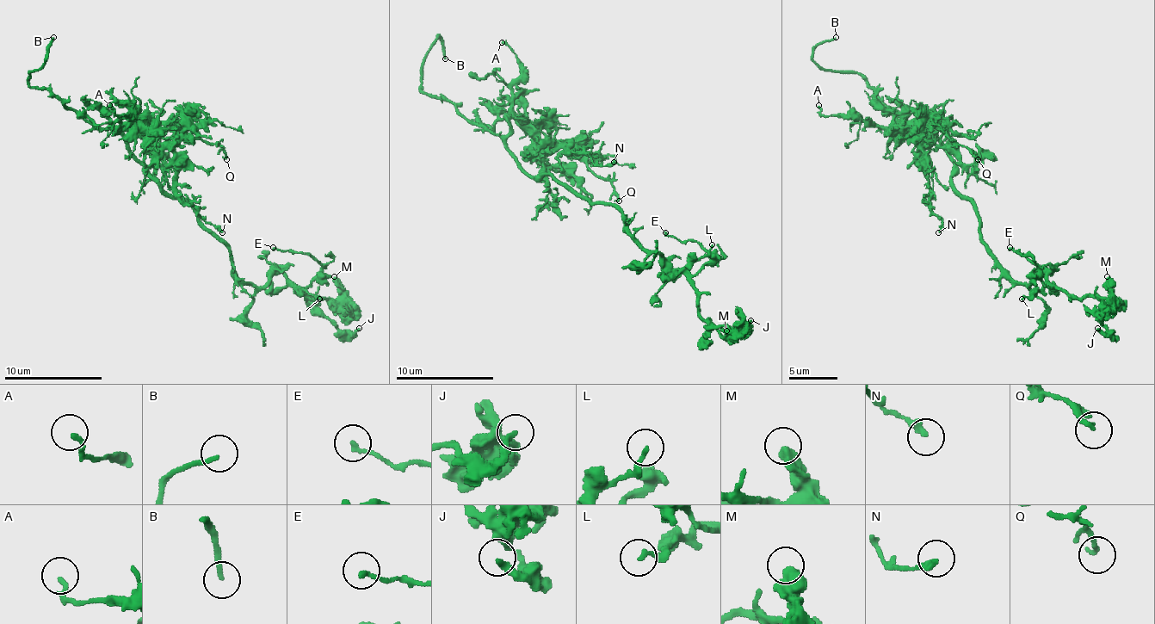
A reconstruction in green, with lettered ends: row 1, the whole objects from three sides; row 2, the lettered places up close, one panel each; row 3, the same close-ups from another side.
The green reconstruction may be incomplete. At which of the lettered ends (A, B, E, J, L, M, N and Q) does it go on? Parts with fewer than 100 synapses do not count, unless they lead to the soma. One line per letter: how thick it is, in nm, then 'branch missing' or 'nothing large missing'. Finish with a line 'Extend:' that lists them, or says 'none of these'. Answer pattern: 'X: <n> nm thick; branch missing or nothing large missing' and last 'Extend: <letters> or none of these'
A: 190 nm thick; nothing large missing
B: 180 nm thick; branch missing
E: 180 nm thick; nothing large missing
J: 240 nm thick; nothing large missing
L: 200 nm thick; nothing large missing
M: 500 nm thick; nothing large missing
N: 240 nm thick; nothing large missing
Q: 200 nm thick; nothing large missing
Extend: B

